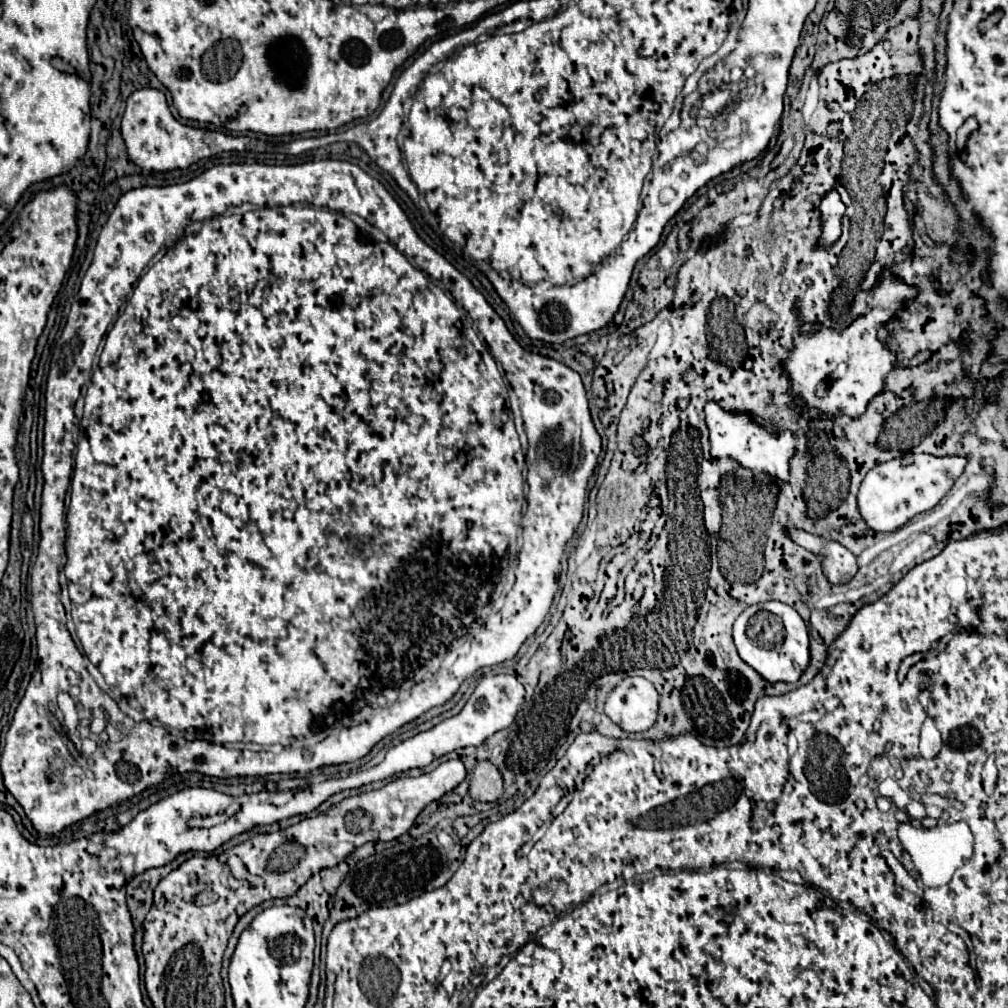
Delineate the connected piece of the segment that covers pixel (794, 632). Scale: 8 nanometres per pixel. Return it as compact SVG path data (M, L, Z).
M765 601L747 607L733 625L733 641L737 645L739 657L765 681L795 683L811 663L809 633L805 621L793 607L781 601Z

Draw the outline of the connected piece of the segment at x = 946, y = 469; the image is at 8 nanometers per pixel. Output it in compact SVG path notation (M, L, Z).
M907 452L875 466L859 487L859 513L875 531L895 531L911 517L933 509L965 471L967 459L961 455L935 457L927 453Z

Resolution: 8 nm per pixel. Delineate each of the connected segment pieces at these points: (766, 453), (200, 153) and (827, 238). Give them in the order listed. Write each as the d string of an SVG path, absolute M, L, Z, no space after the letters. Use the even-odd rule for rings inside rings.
M709 401L703 409L705 423L709 429L711 457L717 461L721 457L731 457L739 465L751 471L761 471L773 475L779 481L789 481L789 465L795 455L795 433L791 429L771 431L769 427L755 421L757 417L747 411L725 411L715 401Z
M139 89L127 97L127 107L121 121L121 133L127 145L127 153L133 163L147 171L187 169L199 159L217 155L221 151L269 151L271 143L257 137L231 137L221 131L197 129L173 119L167 99L159 89Z
M837 187L827 191L819 205L821 213L821 235L817 239L817 249L829 249L841 235L841 217L845 215L845 203L841 201Z

